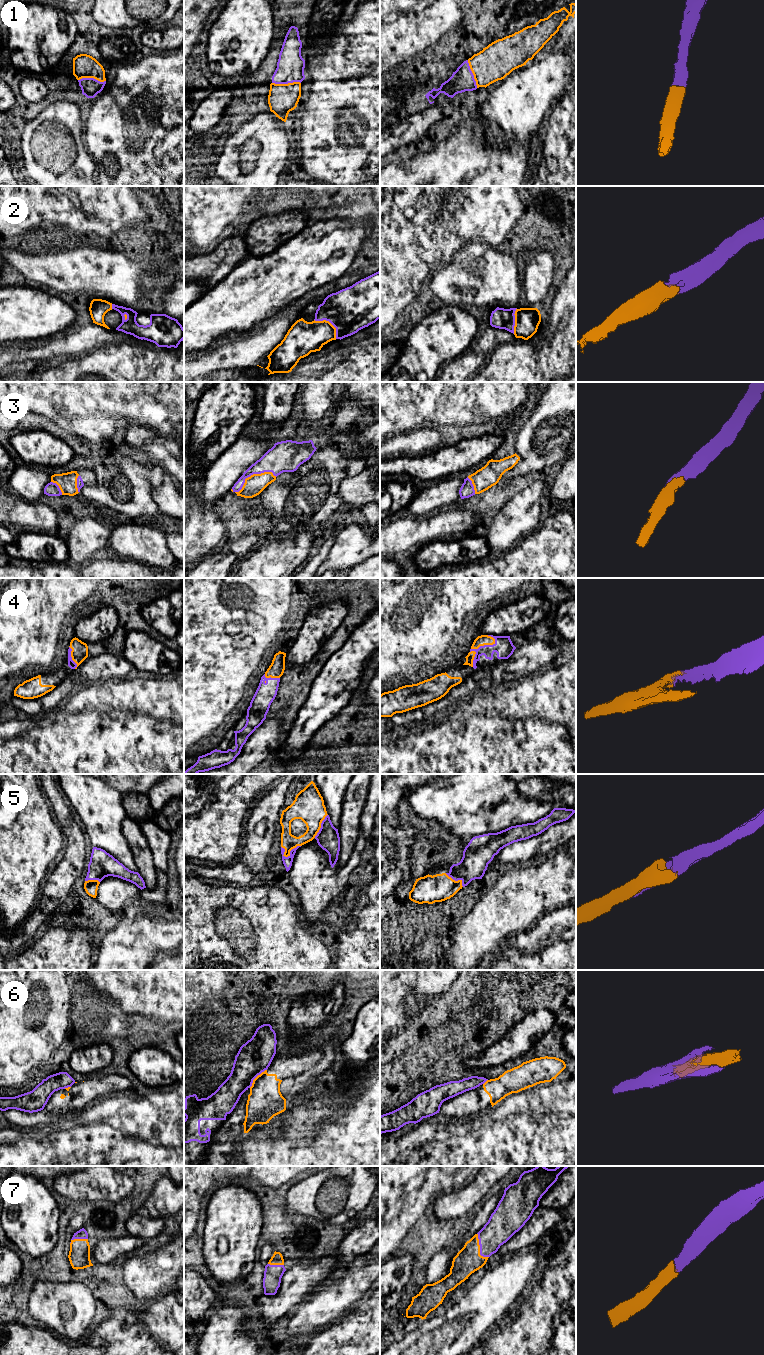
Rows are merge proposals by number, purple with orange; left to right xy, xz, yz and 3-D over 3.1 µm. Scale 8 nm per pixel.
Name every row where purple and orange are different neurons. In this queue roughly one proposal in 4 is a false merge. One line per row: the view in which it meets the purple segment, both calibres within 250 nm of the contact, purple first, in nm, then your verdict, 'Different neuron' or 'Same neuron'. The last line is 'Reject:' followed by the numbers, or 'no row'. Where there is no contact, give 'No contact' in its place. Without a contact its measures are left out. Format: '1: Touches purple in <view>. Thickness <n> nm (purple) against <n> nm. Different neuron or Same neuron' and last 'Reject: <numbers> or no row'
1: Touches purple in xz. Thickness 220 nm (purple) against 240 nm. Same neuron
2: Touches purple in xz. Thickness 360 nm (purple) against 260 nm. Same neuron
3: Touches purple in xz. Thickness 220 nm (purple) against 160 nm. Same neuron
4: Touches purple in yz. Thickness 150 nm (purple) against 90 nm. Same neuron
5: Touches purple in xz. Thickness 80 nm (purple) against 130 nm. Same neuron
6: Touches purple in xz. Thickness 280 nm (purple) against 280 nm. Different neuron
7: Touches purple in yz. Thickness 240 nm (purple) against 200 nm. Same neuron
Reject: 6

